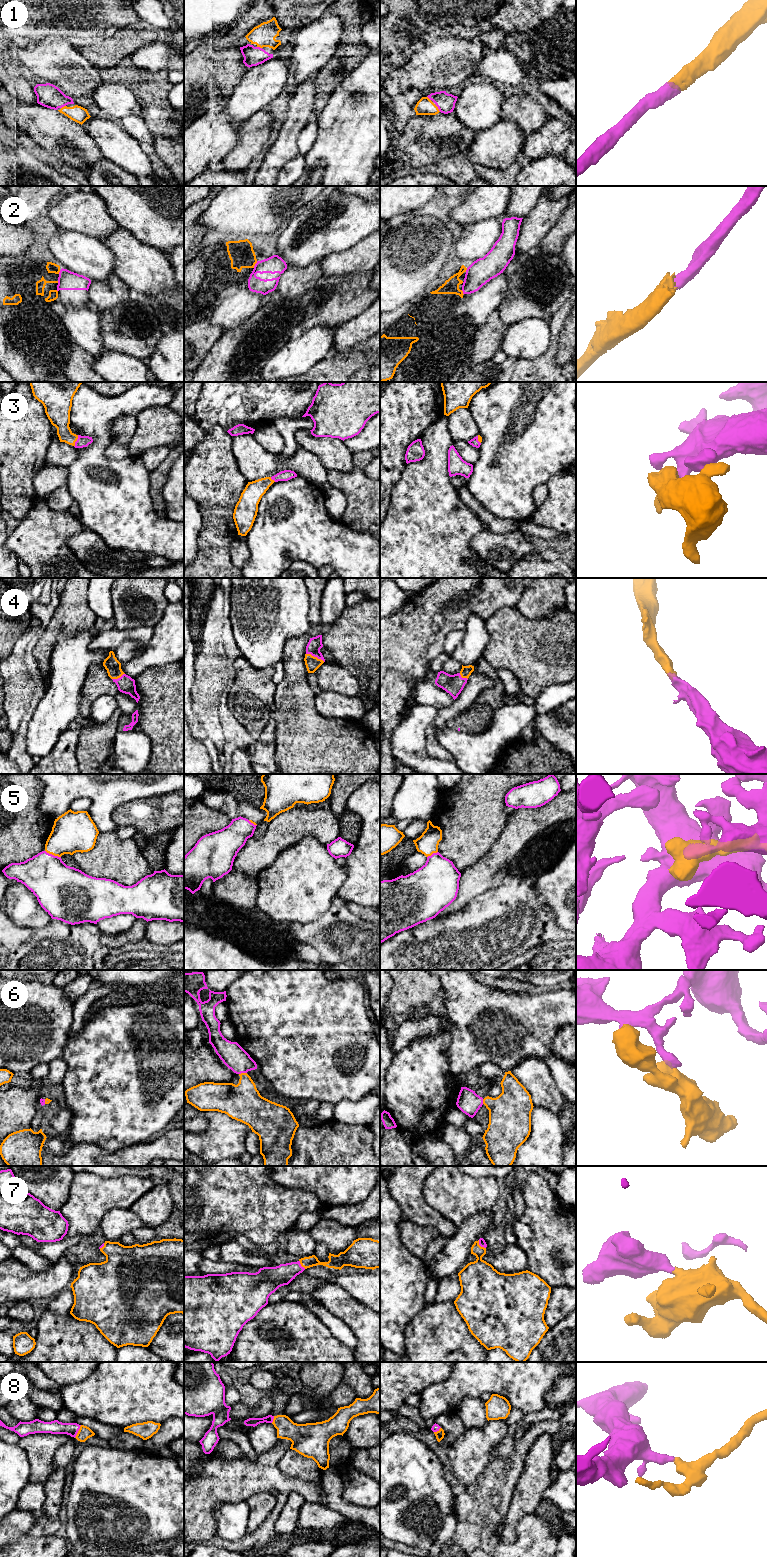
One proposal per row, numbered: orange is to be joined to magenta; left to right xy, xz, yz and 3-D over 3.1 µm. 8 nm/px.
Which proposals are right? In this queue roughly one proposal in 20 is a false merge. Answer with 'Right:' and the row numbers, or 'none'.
Right: 1, 3, 4, 5, 6, 7, 8

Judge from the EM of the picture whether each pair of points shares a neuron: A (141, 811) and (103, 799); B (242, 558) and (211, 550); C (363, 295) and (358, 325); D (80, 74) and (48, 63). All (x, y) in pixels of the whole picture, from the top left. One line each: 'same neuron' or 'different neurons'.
A: different neurons
B: different neurons
C: different neurons
D: same neuron

